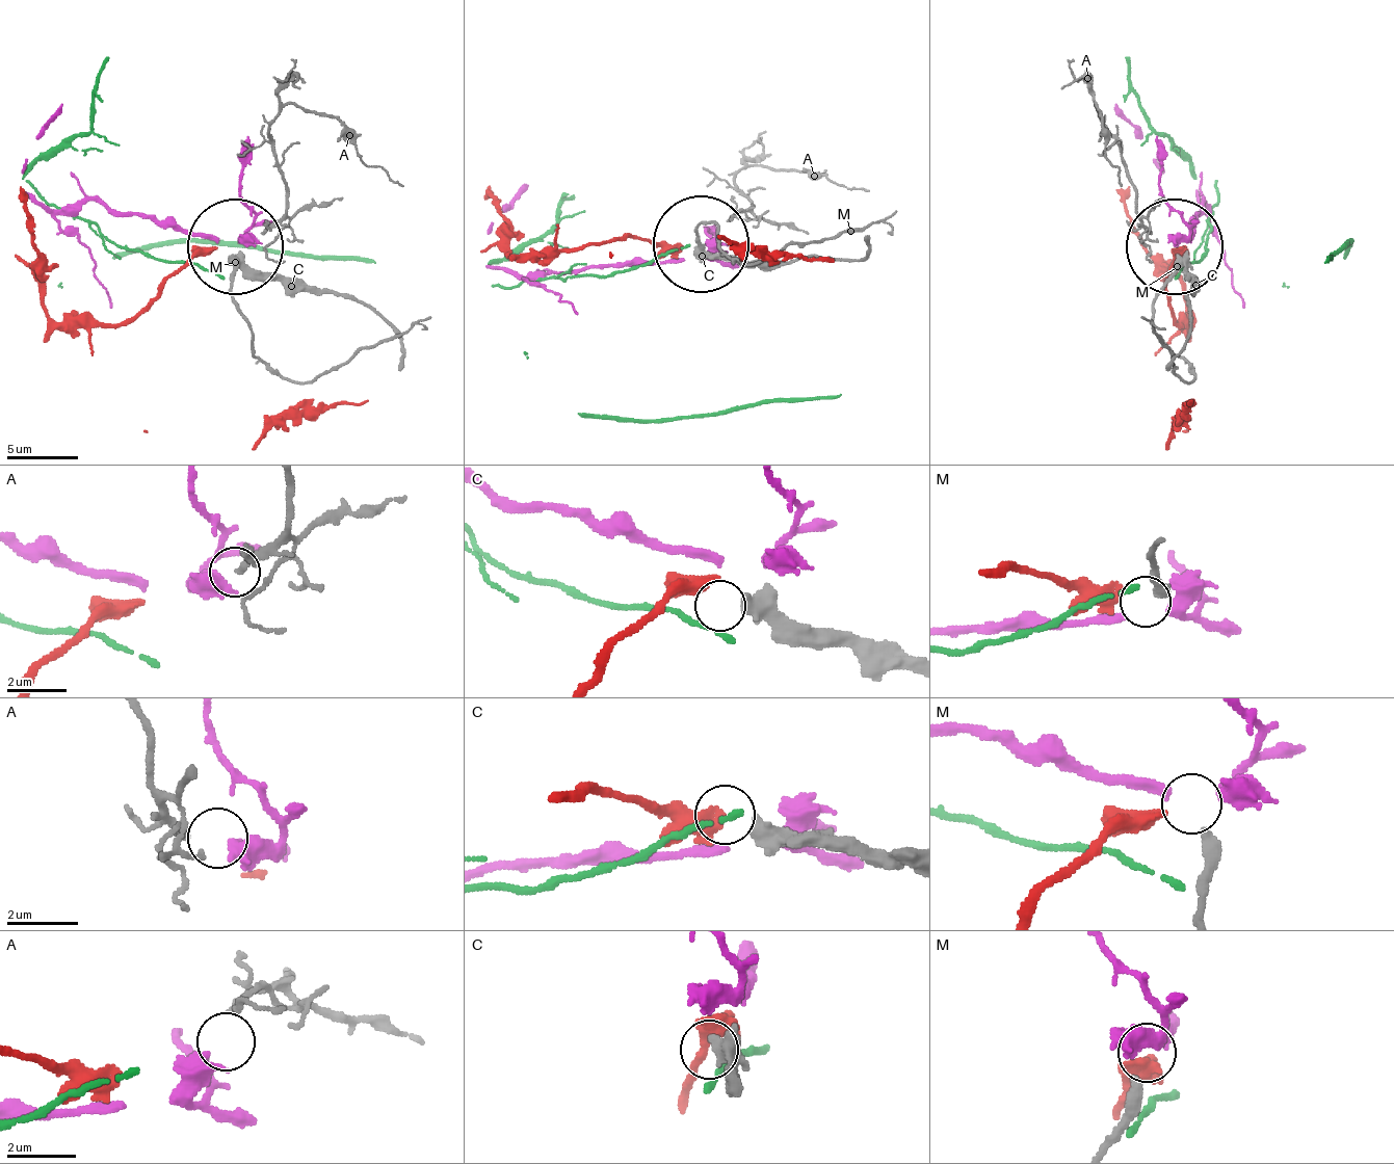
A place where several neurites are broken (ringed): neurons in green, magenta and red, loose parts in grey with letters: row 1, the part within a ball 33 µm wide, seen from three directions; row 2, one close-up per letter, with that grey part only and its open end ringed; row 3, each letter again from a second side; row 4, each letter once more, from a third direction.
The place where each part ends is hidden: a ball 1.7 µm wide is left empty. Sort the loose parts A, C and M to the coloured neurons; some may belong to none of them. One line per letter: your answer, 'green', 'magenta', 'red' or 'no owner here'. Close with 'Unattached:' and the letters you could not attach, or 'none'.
A: magenta
C: red
M: no owner here
Unattached: M

